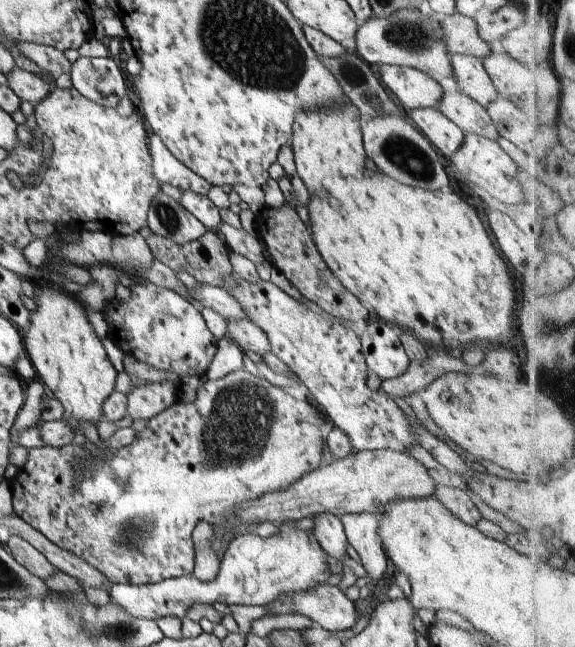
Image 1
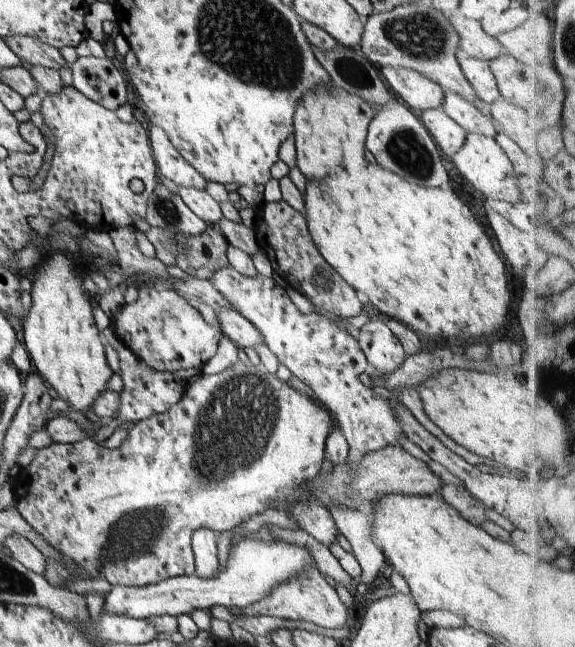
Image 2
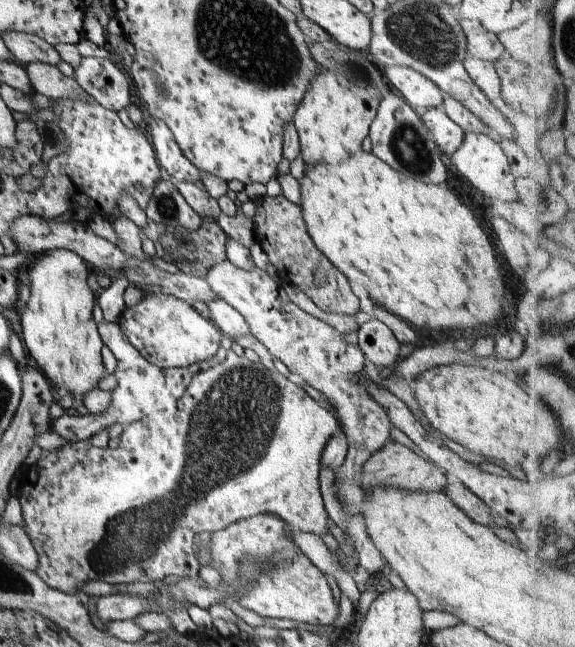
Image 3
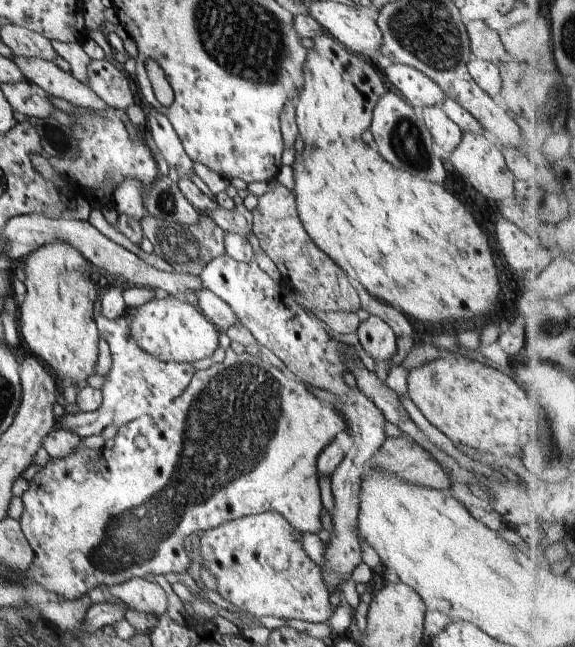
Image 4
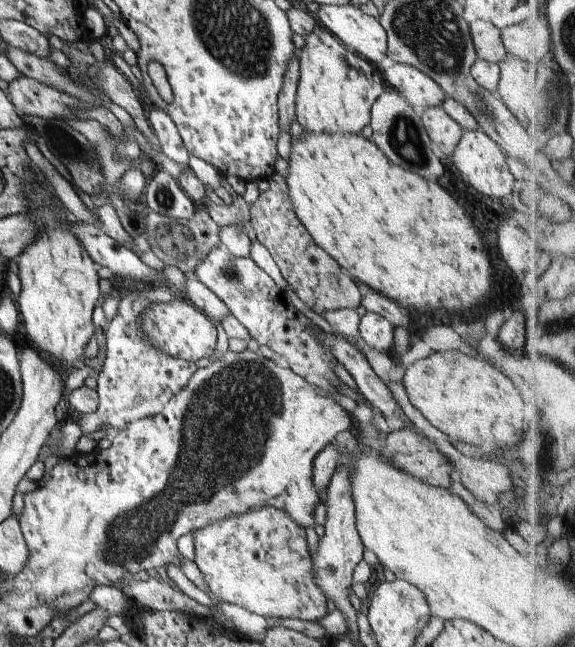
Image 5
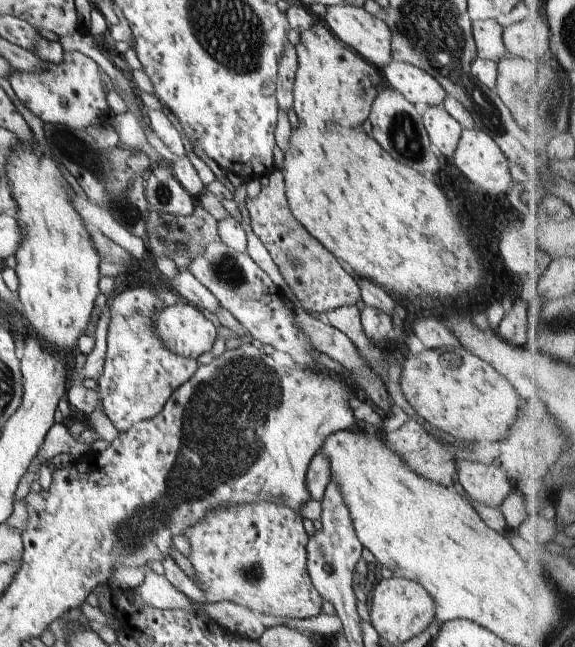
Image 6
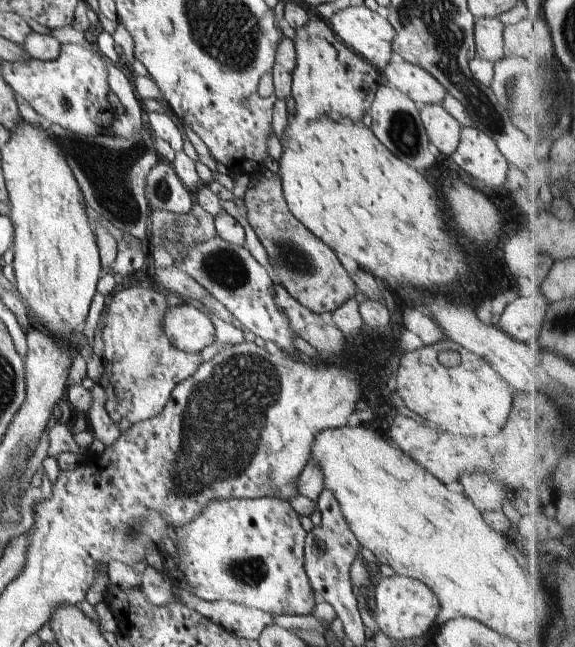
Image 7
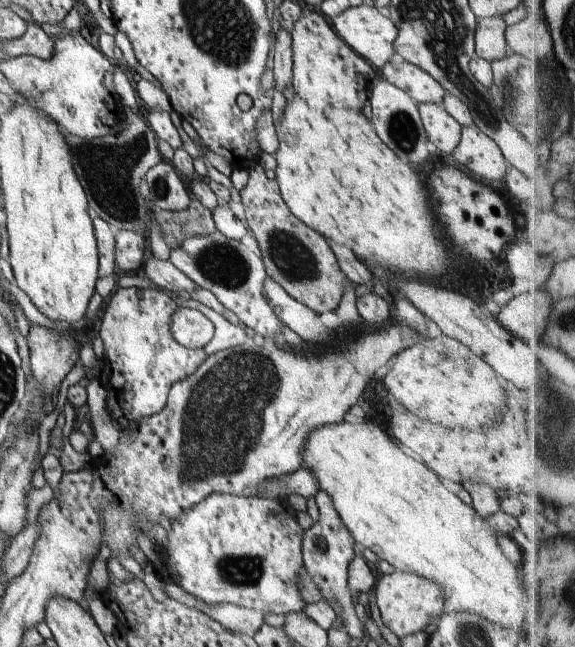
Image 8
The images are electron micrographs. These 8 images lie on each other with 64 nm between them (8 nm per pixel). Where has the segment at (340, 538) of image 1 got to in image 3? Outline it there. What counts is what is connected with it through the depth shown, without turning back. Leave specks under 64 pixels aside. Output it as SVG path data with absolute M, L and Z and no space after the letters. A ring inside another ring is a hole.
M230 349L221 363L199 371L191 378L183 395L165 411L146 415L135 423L124 426L119 435L120 442L114 449L99 449L91 445L89 440L76 441L64 445L57 452L44 451L40 461L34 465L22 466L16 474L20 483L17 497L23 512L23 529L30 538L39 556L37 575L54 590L66 594L80 592L83 583L89 580L103 580L110 584L129 585L133 582L156 583L160 585L165 576L187 576L198 579L199 562L192 550L192 539L202 531L220 531L230 523L247 519L262 513L273 513L284 519L294 531L312 533L322 538L329 533L328 517L319 483L321 456L329 438L340 432L338 418L332 410L321 408L318 401L312 399L302 389L284 377L277 369L269 370L261 361L250 361L245 355L238 355ZM86 454L90 460L86 462ZM96 454L106 454L104 462ZM112 456L112 458L110 458Z

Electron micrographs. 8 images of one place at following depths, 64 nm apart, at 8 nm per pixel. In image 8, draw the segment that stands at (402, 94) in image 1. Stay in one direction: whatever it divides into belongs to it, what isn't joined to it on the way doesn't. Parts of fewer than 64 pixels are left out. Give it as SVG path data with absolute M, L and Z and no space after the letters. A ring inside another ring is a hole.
M392 59L379 71L382 78L419 103L441 103L447 93L433 76L404 59Z

